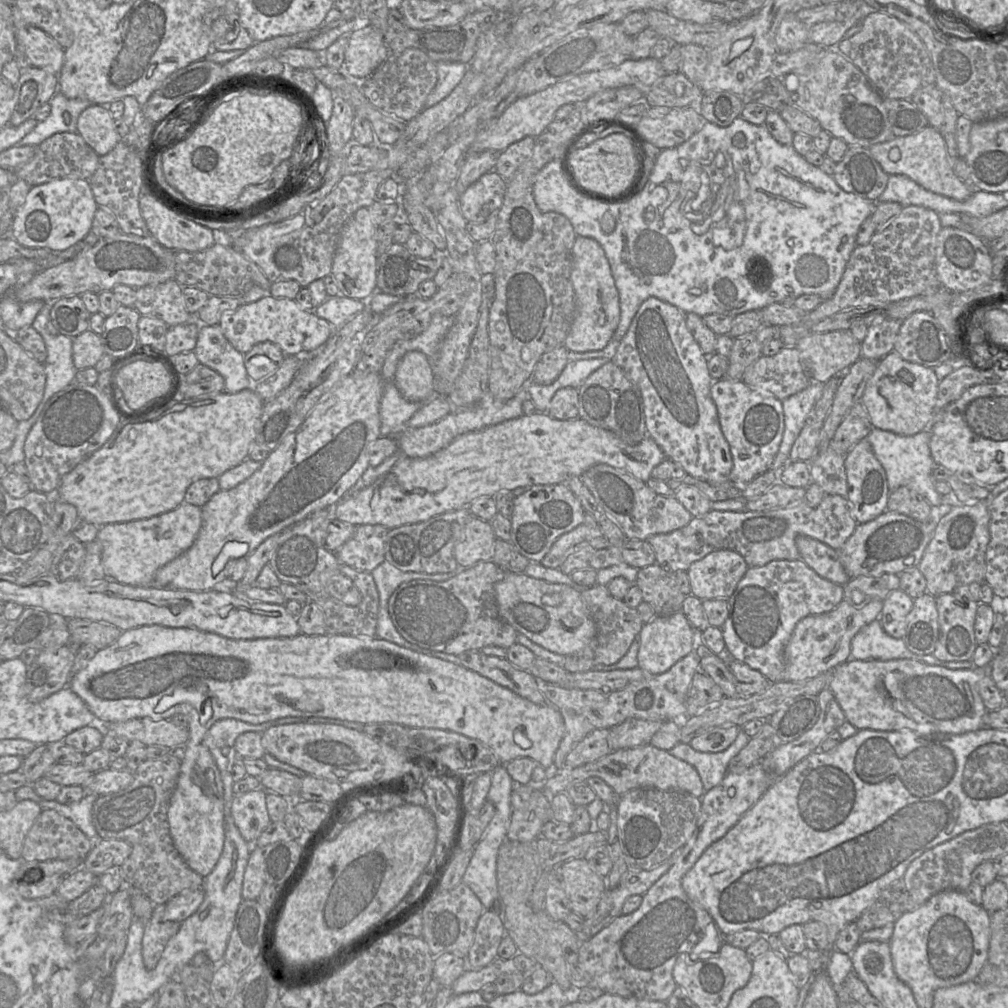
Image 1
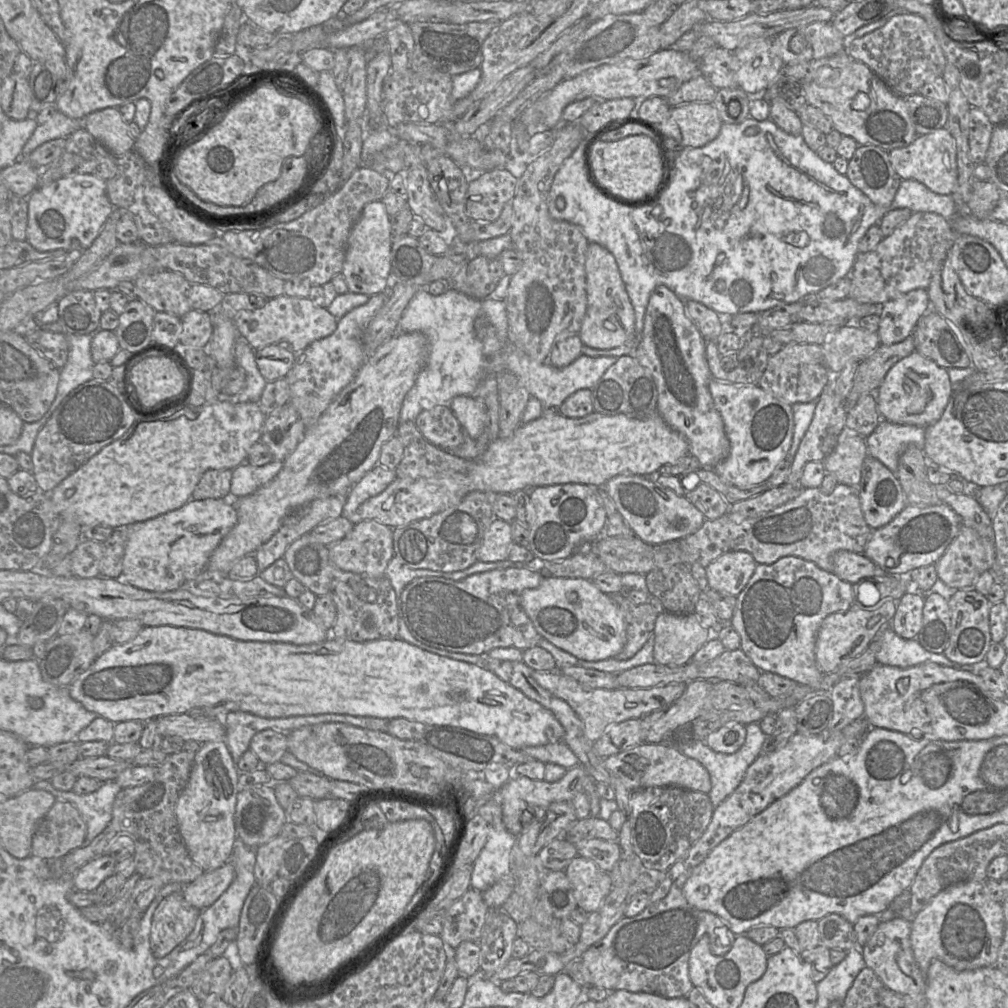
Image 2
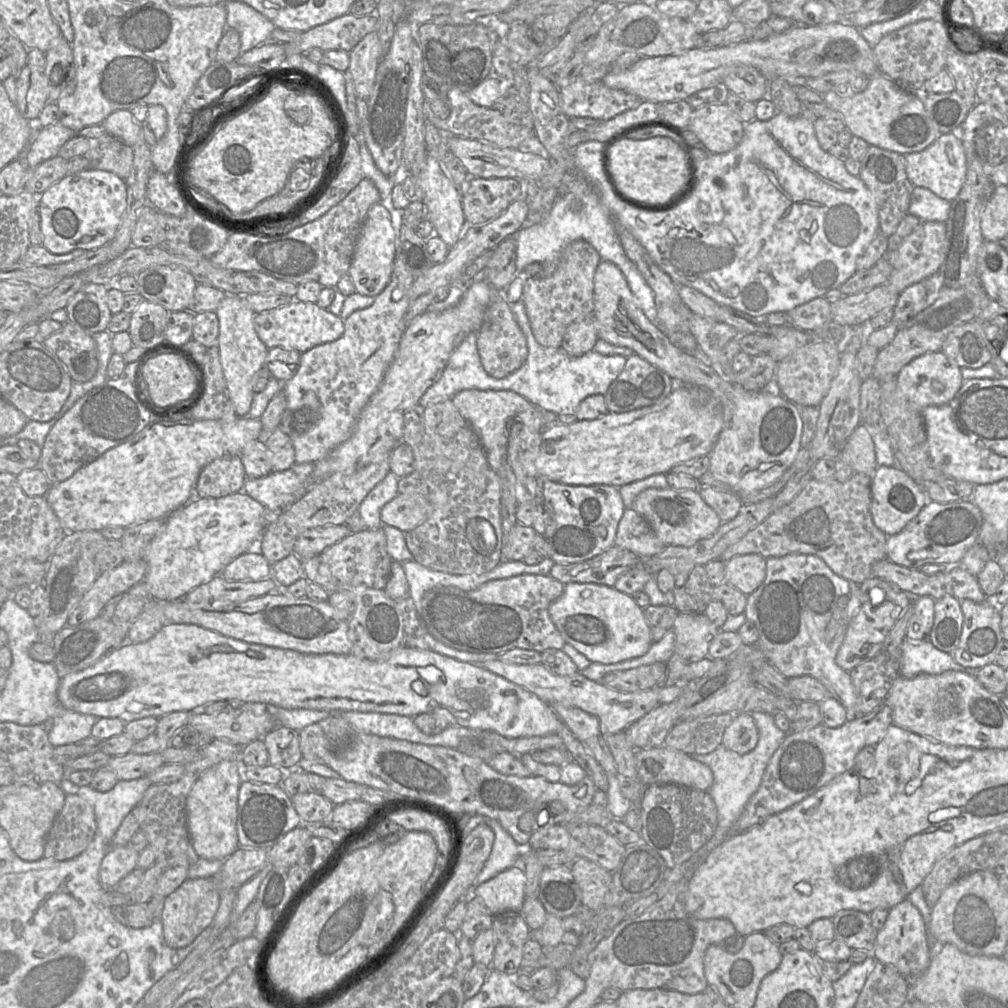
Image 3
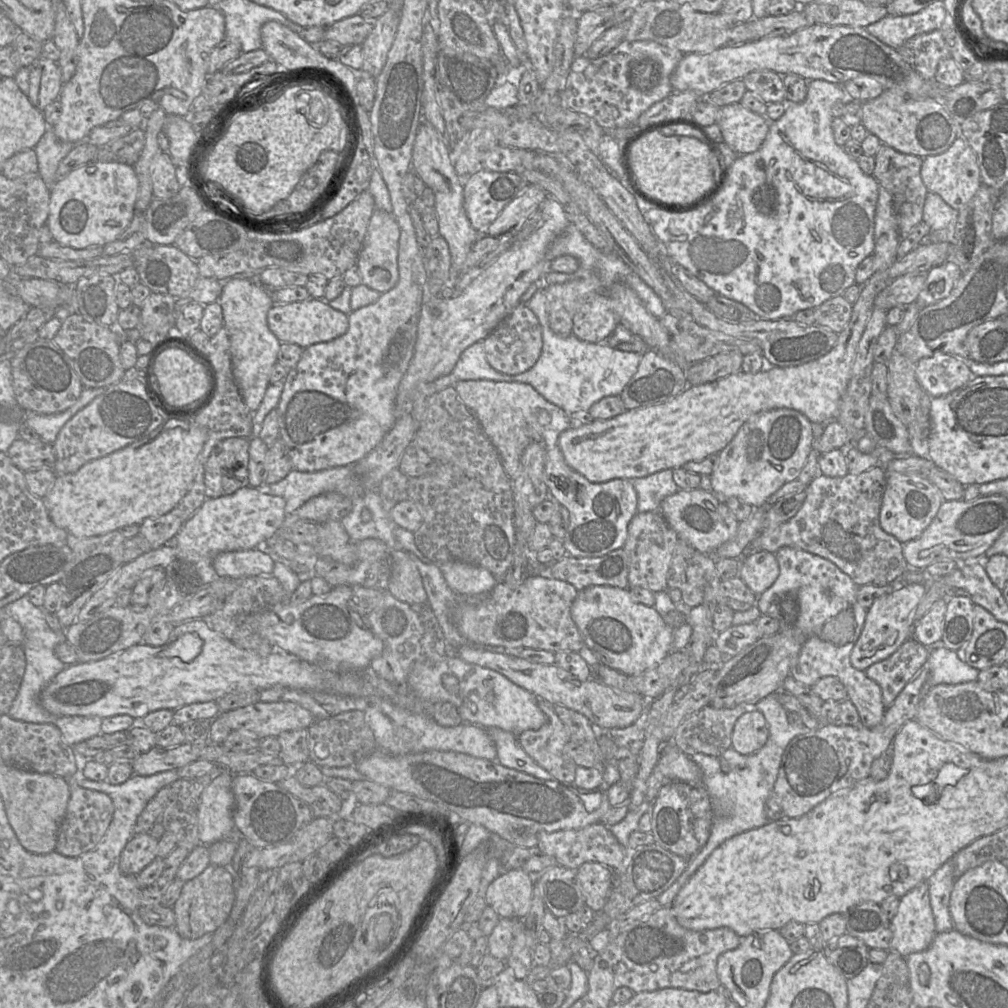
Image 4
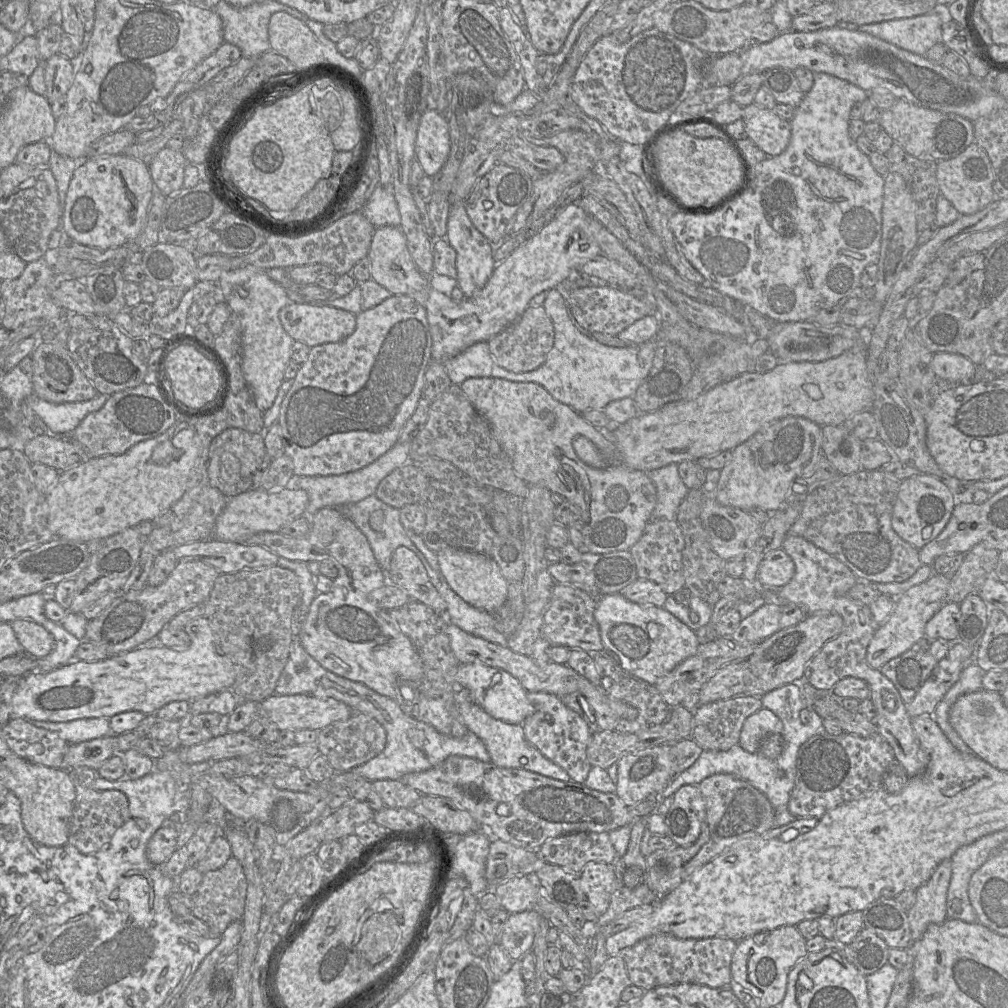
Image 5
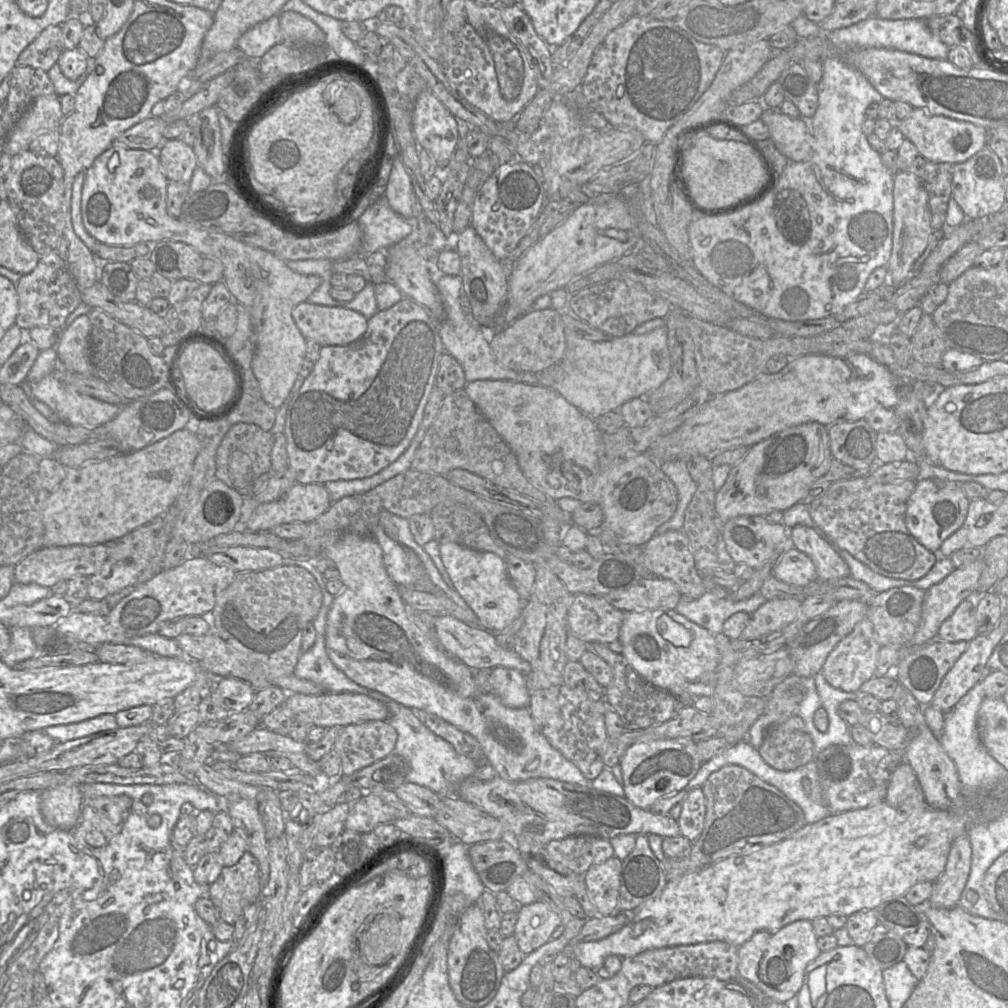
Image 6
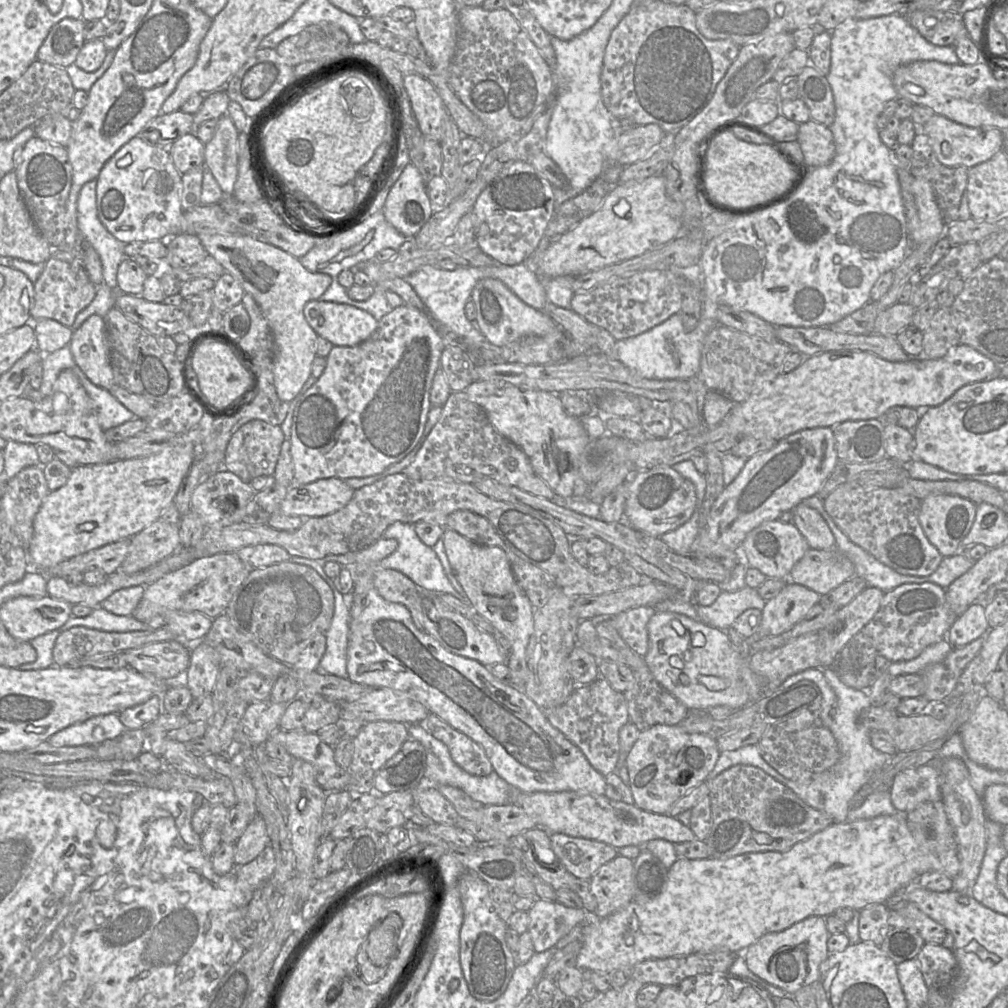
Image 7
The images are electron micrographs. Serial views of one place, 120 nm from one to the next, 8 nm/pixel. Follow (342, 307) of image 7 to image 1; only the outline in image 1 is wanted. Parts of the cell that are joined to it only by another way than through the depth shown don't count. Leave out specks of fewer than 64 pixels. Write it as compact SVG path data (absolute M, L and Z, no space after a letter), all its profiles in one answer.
M270 295L223 312L218 325L231 345L242 354L249 352L258 343L272 342L278 345L286 356L298 357L316 350L337 331L335 326L318 317L313 311L300 309L294 299L275 298Z

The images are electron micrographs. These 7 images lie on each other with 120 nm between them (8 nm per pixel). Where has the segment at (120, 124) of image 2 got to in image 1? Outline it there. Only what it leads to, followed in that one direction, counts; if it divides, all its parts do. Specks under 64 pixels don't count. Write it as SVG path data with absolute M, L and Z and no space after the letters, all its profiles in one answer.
M91 105L85 109L78 118L77 132L99 156L108 154L122 141L109 106Z

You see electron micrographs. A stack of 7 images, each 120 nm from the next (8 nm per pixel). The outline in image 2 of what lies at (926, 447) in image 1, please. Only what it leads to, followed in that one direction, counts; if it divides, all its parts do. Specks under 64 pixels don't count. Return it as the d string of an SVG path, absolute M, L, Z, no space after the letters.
M881 420L875 430L866 437L868 454L879 460L894 474L897 473L899 457L909 445L924 451L925 428Z

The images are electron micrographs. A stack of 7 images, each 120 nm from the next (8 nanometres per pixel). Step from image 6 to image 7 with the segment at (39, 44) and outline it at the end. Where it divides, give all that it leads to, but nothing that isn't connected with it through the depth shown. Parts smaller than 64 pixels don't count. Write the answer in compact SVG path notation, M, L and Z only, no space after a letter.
M64 18L53 25L37 51L36 59L59 67L74 64L76 57L86 42L85 20Z

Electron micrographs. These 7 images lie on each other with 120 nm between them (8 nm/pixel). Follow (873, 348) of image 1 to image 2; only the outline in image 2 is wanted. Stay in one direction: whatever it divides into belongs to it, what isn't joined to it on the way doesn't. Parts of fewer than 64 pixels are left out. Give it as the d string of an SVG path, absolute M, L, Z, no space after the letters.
M924 288L912 290L882 304L877 330L881 345L892 345L905 340L929 309L930 300Z

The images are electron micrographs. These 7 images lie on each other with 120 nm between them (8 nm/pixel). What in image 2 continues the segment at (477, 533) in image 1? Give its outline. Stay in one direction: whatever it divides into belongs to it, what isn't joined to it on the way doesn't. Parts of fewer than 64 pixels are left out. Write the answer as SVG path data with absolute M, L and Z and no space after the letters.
M495 519L484 536L477 558L480 562L496 562L508 559L513 543L511 522Z

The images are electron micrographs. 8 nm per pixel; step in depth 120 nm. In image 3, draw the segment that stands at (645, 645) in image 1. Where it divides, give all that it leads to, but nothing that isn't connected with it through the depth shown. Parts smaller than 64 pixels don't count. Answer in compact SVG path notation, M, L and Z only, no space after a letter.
M679 613L673 628L674 653L688 662L708 656L709 644L719 632L704 613Z

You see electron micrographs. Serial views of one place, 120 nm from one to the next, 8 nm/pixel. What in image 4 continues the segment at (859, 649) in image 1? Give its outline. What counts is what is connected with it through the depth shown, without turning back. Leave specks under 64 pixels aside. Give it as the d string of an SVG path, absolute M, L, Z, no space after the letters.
M941 644L930 648L922 668L929 670L929 689L938 684L959 684L977 681L979 670L962 660L962 650L950 650Z

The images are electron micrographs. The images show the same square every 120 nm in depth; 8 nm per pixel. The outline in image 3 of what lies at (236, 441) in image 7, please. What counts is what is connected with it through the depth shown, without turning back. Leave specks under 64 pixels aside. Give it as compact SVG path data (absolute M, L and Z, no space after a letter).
M241 456L217 458L200 472L194 496L195 498L220 498L241 492L246 479Z

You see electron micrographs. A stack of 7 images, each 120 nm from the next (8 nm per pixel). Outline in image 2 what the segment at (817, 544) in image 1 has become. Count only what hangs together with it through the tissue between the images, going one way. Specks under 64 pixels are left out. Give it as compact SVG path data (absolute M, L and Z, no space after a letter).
M840 550L833 555L832 559L834 574L850 584L887 574L863 554Z

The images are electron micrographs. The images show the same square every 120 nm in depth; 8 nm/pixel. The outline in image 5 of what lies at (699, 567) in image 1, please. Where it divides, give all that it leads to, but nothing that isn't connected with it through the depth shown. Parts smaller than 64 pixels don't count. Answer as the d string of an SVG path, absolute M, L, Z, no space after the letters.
M784 549L770 551L759 565L757 582L769 590L778 590L795 574L795 564Z

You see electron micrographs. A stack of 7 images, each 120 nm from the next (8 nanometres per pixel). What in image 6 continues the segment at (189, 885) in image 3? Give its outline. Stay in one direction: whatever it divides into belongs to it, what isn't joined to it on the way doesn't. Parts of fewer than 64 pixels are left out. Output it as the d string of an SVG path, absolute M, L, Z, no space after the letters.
M247 851L235 865L224 867L208 888L208 897L218 909L221 920L231 925L245 907L260 901L261 896L258 861Z

